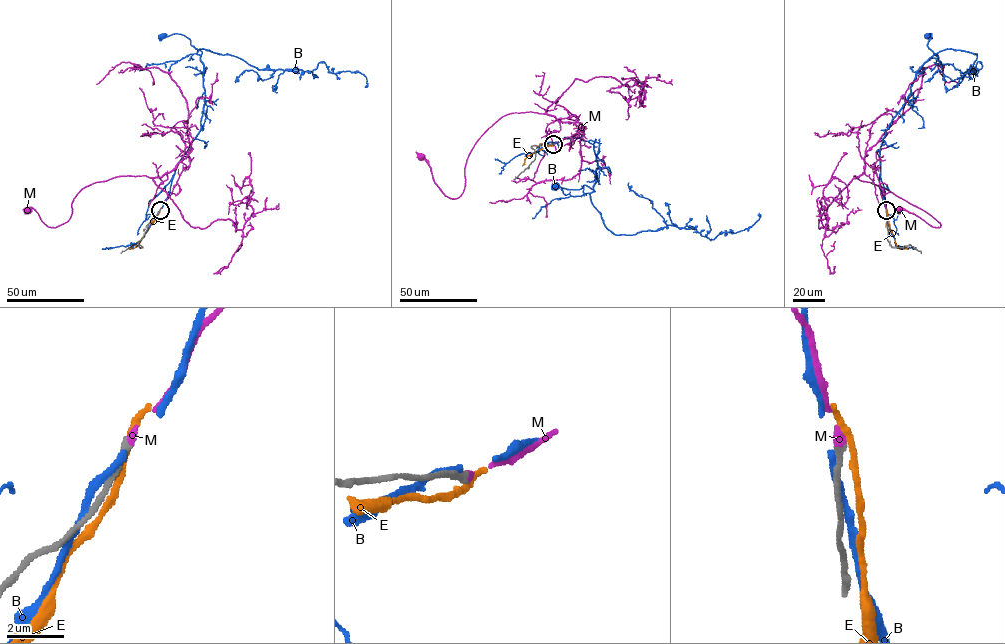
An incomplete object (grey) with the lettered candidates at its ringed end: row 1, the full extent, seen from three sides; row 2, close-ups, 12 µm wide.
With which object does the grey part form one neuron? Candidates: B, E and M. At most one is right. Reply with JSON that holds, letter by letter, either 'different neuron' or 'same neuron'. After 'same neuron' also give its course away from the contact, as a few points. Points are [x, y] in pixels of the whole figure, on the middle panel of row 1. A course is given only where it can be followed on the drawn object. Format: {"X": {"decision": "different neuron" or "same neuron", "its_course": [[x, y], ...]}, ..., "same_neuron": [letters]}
{"B": {"decision": "different neuron"}, "E": {"decision": "different neuron"}, "M": {"decision": "same neuron", "its_course": [[553, 144], [580, 128], [546, 114], [501, 117], [468, 155], [464, 189], [455, 198], [435, 182], [421, 156]]}, "same_neuron": ["M"]}

